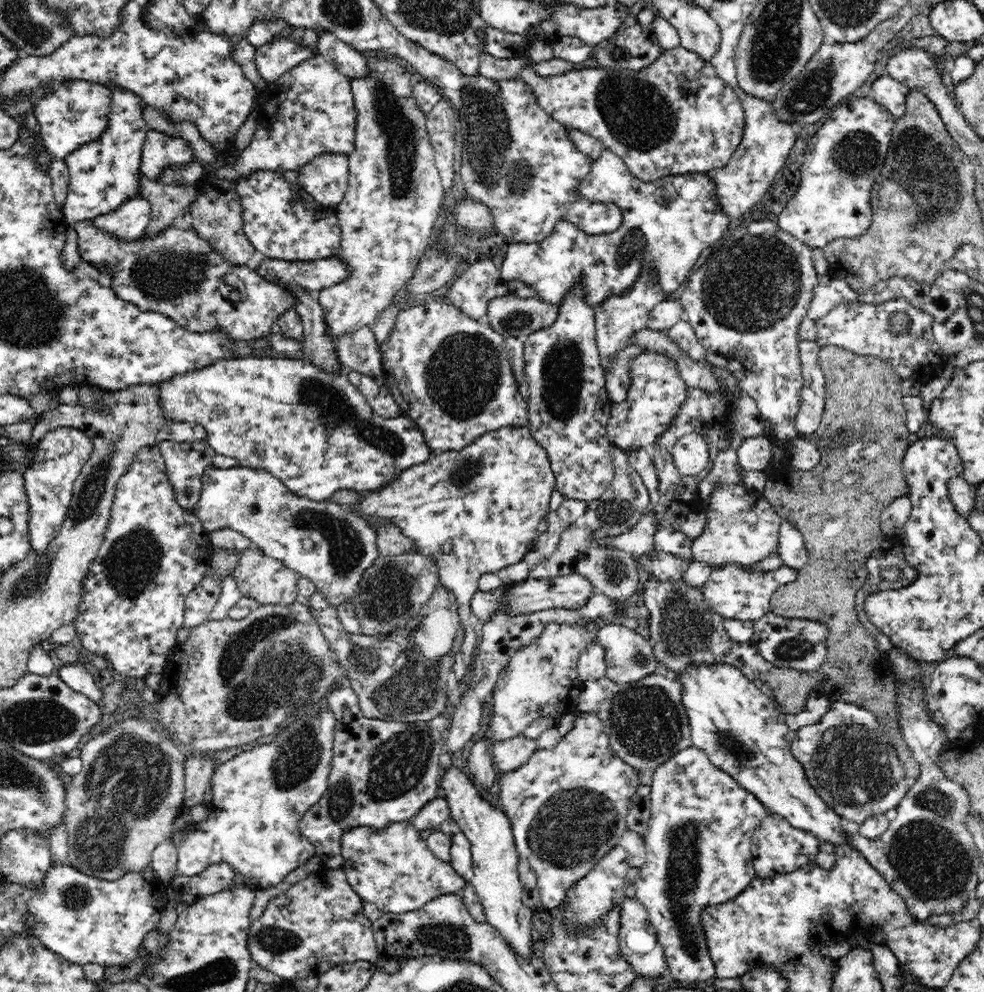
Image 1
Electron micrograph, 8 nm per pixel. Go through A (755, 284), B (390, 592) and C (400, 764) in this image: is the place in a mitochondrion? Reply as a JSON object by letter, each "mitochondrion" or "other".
{"A":"mitochondrion","B":"mitochondrion","C":"mitochondrion"}

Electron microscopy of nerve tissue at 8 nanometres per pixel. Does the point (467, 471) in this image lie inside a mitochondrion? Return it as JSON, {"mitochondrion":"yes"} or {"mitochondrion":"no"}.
{"mitochondrion":"yes"}

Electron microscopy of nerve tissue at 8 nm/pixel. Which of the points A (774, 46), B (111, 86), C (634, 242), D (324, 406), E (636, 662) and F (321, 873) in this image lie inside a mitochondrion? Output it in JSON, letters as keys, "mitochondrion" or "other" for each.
{"A":"mitochondrion","B":"other","C":"mitochondrion","D":"mitochondrion","E":"mitochondrion","F":"other"}

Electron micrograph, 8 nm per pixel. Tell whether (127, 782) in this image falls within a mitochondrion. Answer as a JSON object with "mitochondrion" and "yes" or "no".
{"mitochondrion":"yes"}

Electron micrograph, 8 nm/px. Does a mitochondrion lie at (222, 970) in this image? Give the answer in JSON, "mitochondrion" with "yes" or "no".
{"mitochondrion":"yes"}

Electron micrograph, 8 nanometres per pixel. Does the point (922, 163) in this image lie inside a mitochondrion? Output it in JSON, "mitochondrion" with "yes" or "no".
{"mitochondrion":"yes"}

